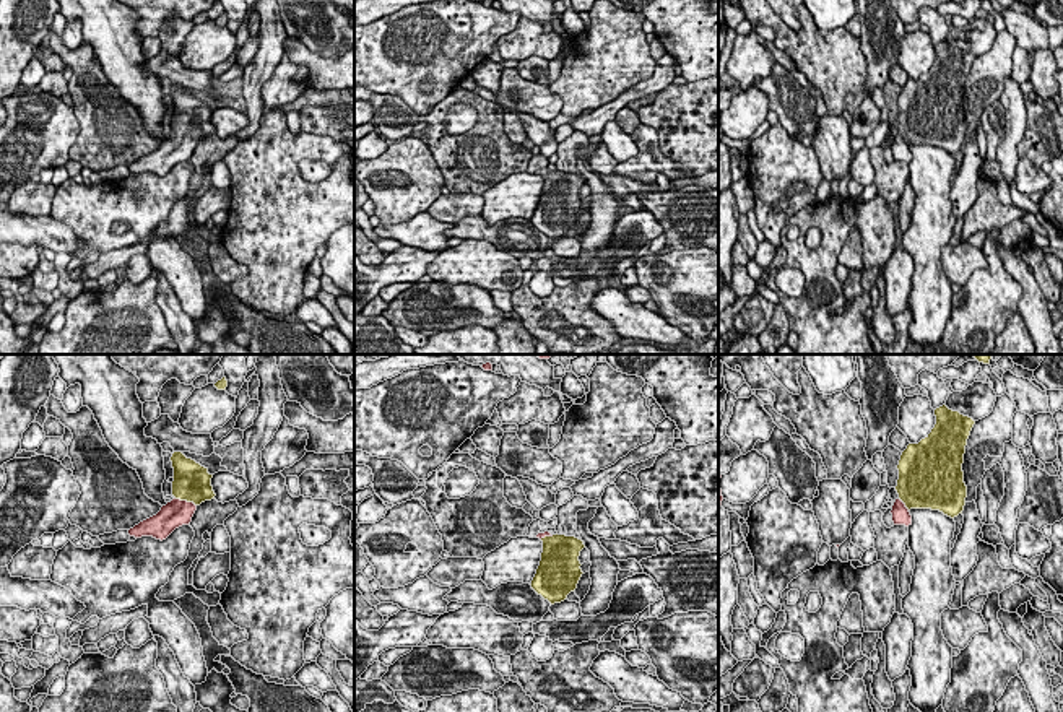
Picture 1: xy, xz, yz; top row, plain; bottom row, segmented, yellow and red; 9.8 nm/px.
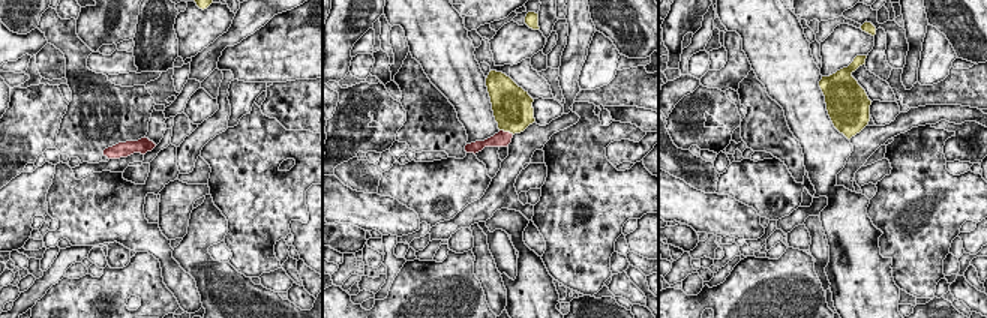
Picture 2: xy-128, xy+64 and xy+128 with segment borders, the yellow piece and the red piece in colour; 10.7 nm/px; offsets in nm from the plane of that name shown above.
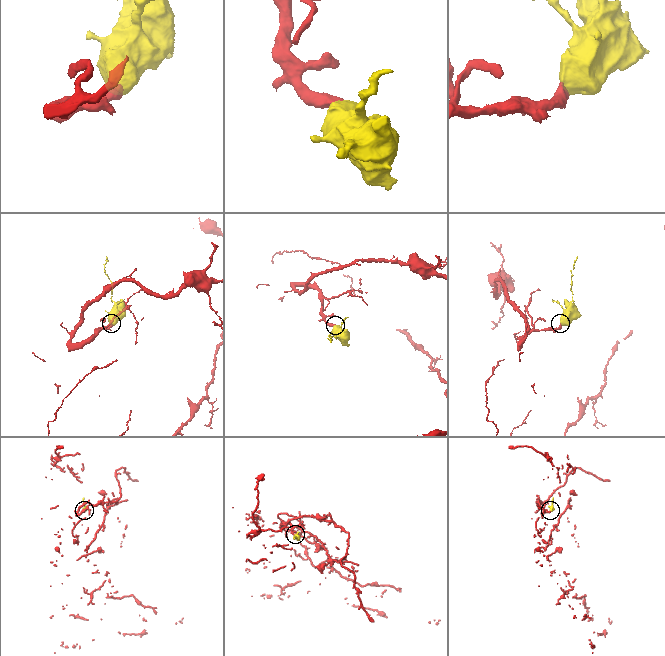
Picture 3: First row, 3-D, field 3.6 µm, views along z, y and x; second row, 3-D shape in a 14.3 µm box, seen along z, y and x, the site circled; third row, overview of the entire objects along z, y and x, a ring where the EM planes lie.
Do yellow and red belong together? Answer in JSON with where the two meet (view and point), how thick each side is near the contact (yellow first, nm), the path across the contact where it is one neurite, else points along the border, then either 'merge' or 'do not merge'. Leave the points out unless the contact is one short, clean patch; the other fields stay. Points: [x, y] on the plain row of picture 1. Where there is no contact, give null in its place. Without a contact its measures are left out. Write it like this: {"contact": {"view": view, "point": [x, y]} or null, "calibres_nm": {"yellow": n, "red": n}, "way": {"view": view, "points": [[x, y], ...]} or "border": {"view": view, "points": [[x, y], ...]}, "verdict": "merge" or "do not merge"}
{"contact": {"view": "xy", "point": [186, 135]}, "calibres_nm": {"yellow": 380, "red": 280}, "way": {"view": "xy", "points": [[192, 119], [186, 135], [174, 150]]}, "verdict": "merge"}

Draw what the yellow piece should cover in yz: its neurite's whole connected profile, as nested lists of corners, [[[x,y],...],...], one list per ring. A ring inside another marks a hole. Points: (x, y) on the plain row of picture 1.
[[[946,41],[936,44],[935,52],[936,60],[931,68],[918,80],[909,80],[900,91],[896,122],[899,133],[891,146],[894,161],[912,161],[910,145],[939,146],[951,154],[964,146],[967,122],[964,119],[962,99],[967,75],[975,57],[959,47],[949,46]]]

